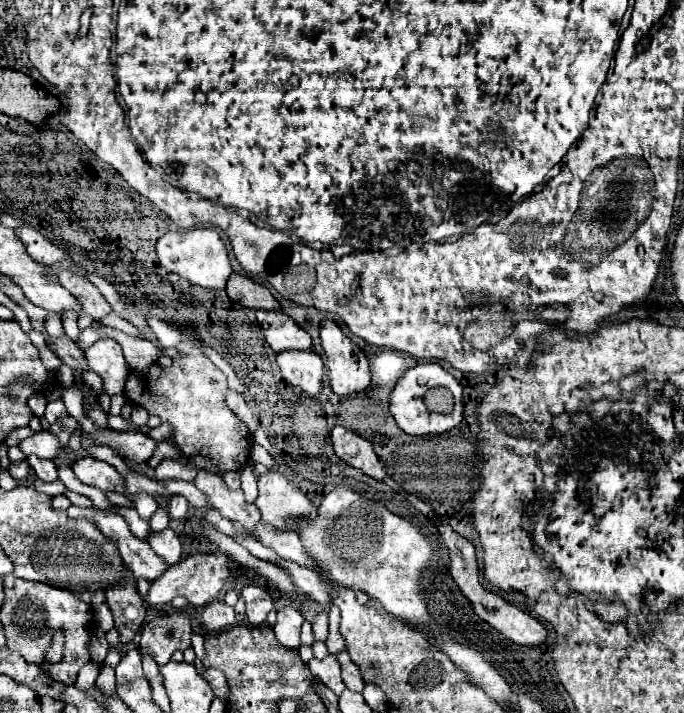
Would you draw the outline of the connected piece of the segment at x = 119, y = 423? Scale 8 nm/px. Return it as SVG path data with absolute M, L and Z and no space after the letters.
M122 414L120 416L110 416L108 418L108 426L112 426L114 430L120 430L120 432L126 432L126 430L136 430L136 426L134 426L134 422L132 420L126 420Z

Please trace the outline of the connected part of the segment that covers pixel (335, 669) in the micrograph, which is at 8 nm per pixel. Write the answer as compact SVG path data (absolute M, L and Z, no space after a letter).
M328 654L324 660L318 660L318 658L312 658L308 662L308 670L318 676L328 688L332 688L336 692L336 696L342 694L342 690L346 688L344 682L342 682L342 676L340 676L340 662L336 660L334 654Z

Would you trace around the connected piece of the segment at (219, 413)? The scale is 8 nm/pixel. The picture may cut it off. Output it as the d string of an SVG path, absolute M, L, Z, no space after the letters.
M194 332L184 334L182 344L178 346L182 358L176 358L172 362L172 368L164 368L158 364L152 364L150 368L142 370L142 372L130 372L128 380L126 380L126 396L130 398L130 402L134 402L136 406L146 408L150 414L156 414L162 418L164 424L170 424L172 430L172 442L176 444L176 448L182 454L180 462L174 460L162 460L154 472L156 472L156 480L166 480L166 478L180 478L186 482L192 482L196 476L198 468L204 468L212 474L224 476L230 470L240 470L246 466L246 458L250 454L250 430L246 428L246 424L226 406L224 400L224 392L226 392L226 376L212 364L212 360L208 360L198 346L198 336Z

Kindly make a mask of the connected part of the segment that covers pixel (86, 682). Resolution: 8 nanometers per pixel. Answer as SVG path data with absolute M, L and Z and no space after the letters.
M88 662L79 671L75 686L81 690L87 690L92 687L100 672L98 663Z

